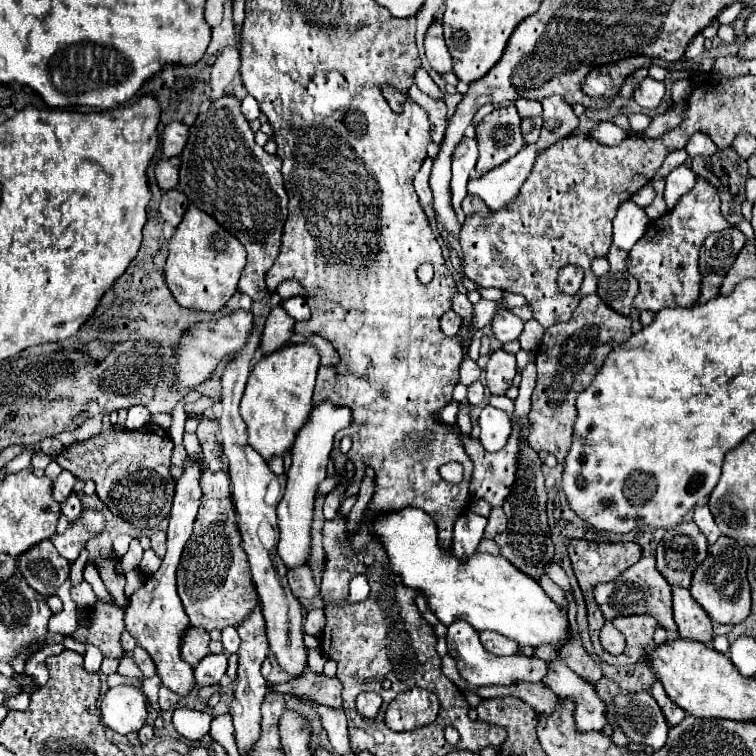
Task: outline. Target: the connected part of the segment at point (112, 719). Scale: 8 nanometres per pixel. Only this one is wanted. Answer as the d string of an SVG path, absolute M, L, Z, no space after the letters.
M134 686L110 688L100 702L102 724L118 734L138 732L146 724L144 694Z

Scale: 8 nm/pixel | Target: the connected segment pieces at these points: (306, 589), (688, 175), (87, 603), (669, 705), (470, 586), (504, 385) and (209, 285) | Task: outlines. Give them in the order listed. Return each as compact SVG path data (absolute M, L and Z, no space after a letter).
M306 562L306 566L298 566L298 568L288 570L288 582L290 582L292 592L298 598L306 598L306 600L320 598L326 604L324 596L320 594L318 586L314 582L314 574L312 574L312 568L310 568L310 562Z
M680 166L676 170L672 170L672 174L666 178L666 206L668 210L672 210L676 206L676 202L684 196L684 192L688 192L696 182L696 176L688 170L688 166Z
M85 580L78 584L78 586L71 587L70 595L76 605L84 609L93 608L97 600L92 587Z
M654 682L652 696L658 702L658 706L664 710L664 718L666 718L668 726L676 726L676 724L680 724L684 720L686 714L668 698L668 694L664 694L664 688L660 686L660 682Z
M408 506L408 508L396 510L396 512L384 512L372 520L370 532L380 540L380 544L386 550L388 564L390 564L388 574L402 578L404 586L414 588L420 594L424 594L430 612L434 612L434 616L444 626L450 626L454 620L464 620L476 632L482 632L482 630L500 632L500 634L516 640L522 648L534 648L534 646L540 646L542 642L554 644L560 648L562 642L566 642L566 634L568 634L566 612L562 612L550 600L550 596L542 590L542 586L536 580L528 578L526 574L520 574L520 570L516 570L508 560L504 560L500 556L486 554L486 552L476 552L466 560L456 558L450 548L444 550L438 544L436 522L424 510Z
M494 350L490 354L488 366L486 366L486 386L492 394L506 394L506 390L512 386L512 378L516 374L516 358L514 354L500 350Z
M190 204L174 236L168 242L164 276L174 300L182 308L218 312L234 296L244 264L244 246L230 232L226 232L212 216L204 214L200 208Z

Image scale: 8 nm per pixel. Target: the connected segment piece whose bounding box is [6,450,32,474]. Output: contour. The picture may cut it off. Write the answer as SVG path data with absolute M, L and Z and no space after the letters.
M24 450L22 454L18 454L10 464L6 464L8 474L10 474L10 472L18 472L18 470L22 470L22 468L28 468L28 466L30 466L30 458L32 458L32 452L28 452L28 450Z

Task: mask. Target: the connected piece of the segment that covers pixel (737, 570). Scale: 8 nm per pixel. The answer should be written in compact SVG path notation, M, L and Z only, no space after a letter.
M720 536L718 542L708 546L706 560L692 574L690 594L718 624L740 624L750 614L750 586L746 580L748 556L736 540Z

